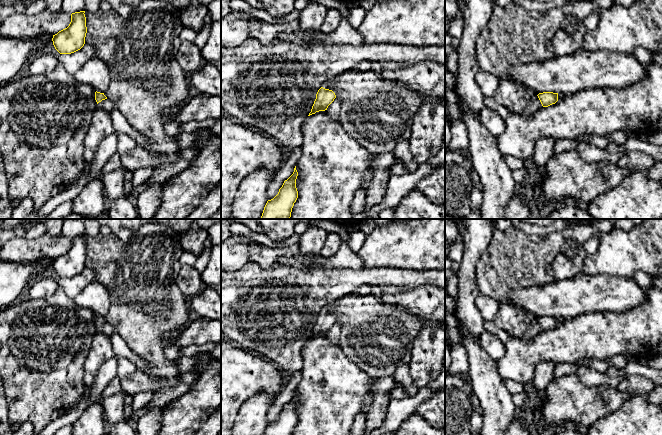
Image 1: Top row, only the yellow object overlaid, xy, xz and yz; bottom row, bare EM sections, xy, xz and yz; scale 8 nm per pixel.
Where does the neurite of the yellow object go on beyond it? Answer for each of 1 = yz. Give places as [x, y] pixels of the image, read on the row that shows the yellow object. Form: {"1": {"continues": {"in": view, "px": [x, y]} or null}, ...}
{"1": {"continues": {"in": "yz", "px": [534, 105]}}}

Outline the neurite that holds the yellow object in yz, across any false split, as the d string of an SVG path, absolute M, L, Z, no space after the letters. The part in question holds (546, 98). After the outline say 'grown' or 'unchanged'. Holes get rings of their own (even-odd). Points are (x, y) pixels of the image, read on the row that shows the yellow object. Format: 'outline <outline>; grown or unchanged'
outline M553 92L539 93L537 96L531 97L527 107L521 114L527 117L531 116L537 113L543 107L548 107L552 104L555 104L557 101L558 93Z; grown

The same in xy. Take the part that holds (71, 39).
outline M85 11L72 13L69 26L53 35L53 45L60 54L71 54L84 46L87 33L84 13Z; unchanged

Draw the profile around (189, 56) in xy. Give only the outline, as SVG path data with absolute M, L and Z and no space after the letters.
M181 41L176 59L187 75L197 72L204 64L201 49L190 41Z

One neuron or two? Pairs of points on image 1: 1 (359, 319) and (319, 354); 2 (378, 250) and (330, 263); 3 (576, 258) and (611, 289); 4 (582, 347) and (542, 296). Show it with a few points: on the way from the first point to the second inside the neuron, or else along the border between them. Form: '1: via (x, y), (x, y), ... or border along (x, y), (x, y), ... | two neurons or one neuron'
1: border along (338, 344), (353, 362) | two neurons
2: border along (356, 253), (364, 266) | two neurons
3: border along (581, 271), (570, 278), (559, 280) | two neurons
4: border along (592, 311), (569, 318) | two neurons

